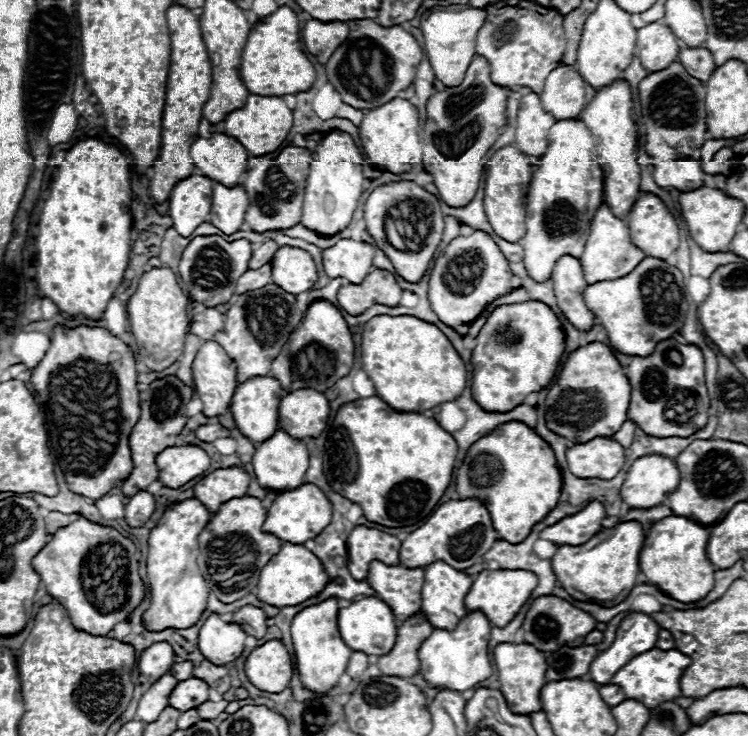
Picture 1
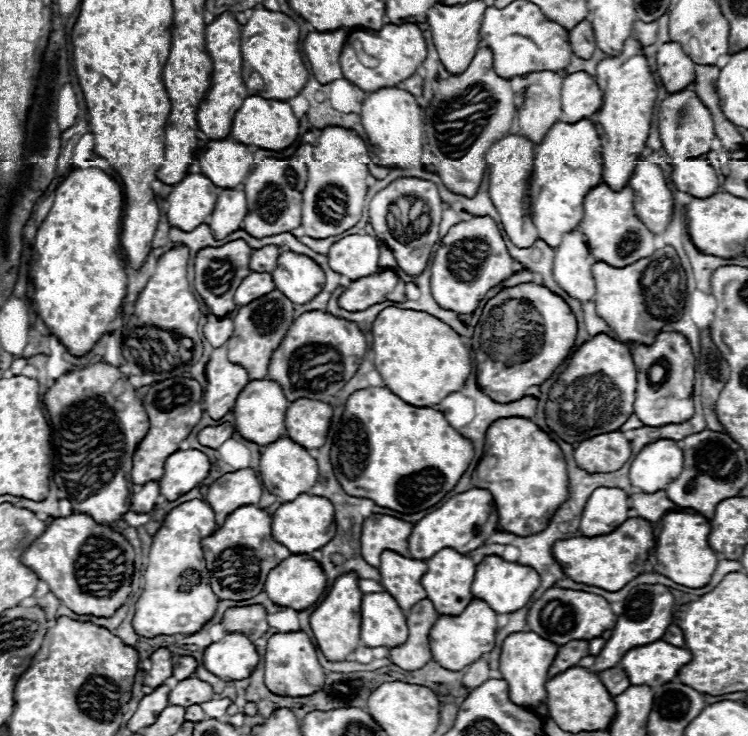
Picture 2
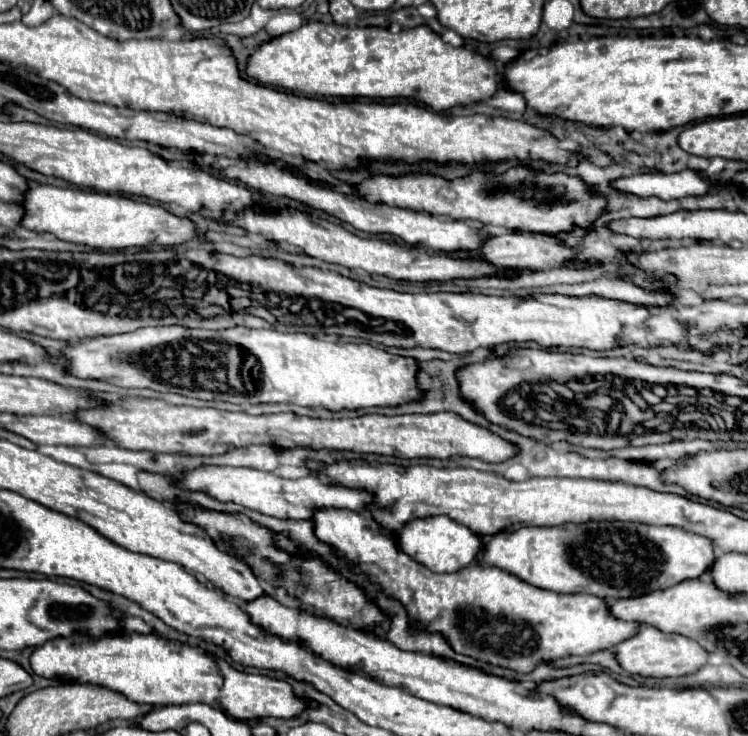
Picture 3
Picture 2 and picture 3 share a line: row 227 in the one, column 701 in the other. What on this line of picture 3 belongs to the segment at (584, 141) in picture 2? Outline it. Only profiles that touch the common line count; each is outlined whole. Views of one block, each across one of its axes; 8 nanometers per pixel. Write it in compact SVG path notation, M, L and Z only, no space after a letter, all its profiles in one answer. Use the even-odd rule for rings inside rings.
M588 522L588 524L566 524L566 526L536 526L520 528L516 532L500 532L486 540L486 548L478 560L502 568L524 582L554 590L562 594L594 594L600 598L632 598L654 590L670 588L678 582L700 578L710 572L716 562L712 540L700 534L690 534L676 526L648 526L636 522Z

